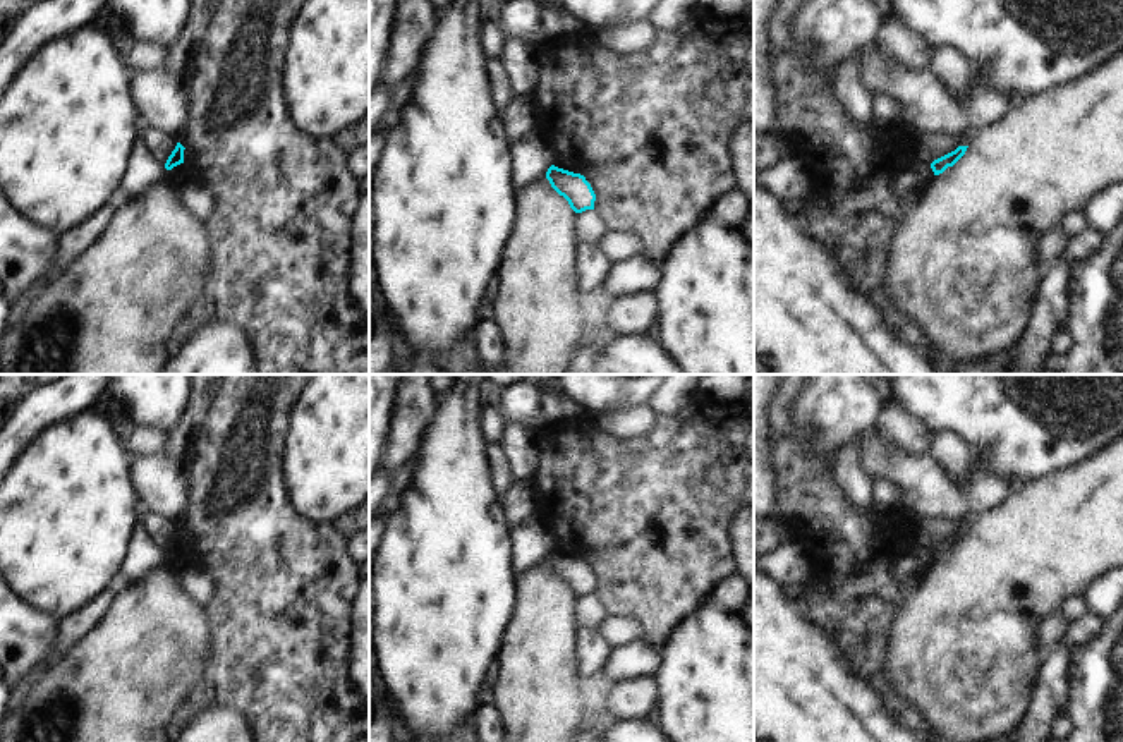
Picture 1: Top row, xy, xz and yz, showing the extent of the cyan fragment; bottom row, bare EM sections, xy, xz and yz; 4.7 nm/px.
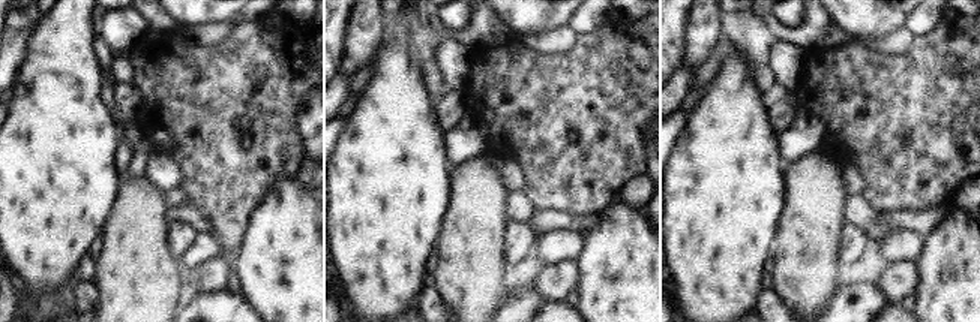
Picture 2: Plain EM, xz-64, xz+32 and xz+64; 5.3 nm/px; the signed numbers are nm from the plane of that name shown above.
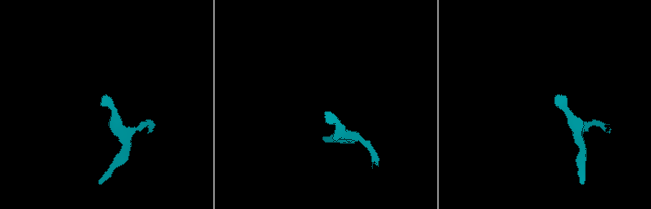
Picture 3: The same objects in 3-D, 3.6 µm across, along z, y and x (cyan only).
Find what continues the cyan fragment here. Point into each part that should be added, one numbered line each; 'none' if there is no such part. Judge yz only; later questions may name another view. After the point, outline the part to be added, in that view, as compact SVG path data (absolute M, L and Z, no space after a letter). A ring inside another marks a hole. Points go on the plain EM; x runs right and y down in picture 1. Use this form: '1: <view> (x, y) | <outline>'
none

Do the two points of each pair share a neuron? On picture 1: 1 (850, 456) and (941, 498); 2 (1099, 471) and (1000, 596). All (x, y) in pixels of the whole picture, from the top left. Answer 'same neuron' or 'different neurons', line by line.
1: different neurons
2: same neuron

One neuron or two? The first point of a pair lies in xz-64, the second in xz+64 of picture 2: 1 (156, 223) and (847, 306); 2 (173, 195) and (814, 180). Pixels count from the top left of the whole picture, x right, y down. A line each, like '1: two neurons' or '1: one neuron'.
1: two neurons
2: two neurons

